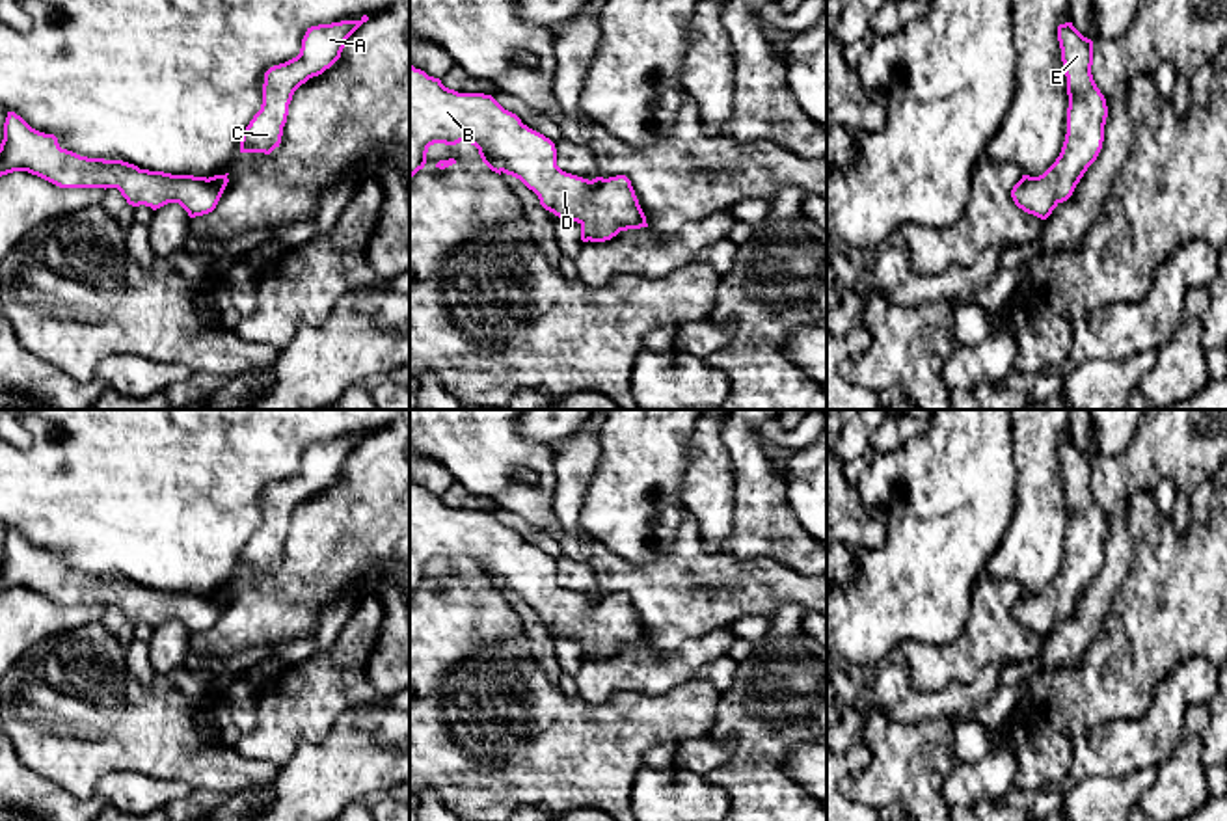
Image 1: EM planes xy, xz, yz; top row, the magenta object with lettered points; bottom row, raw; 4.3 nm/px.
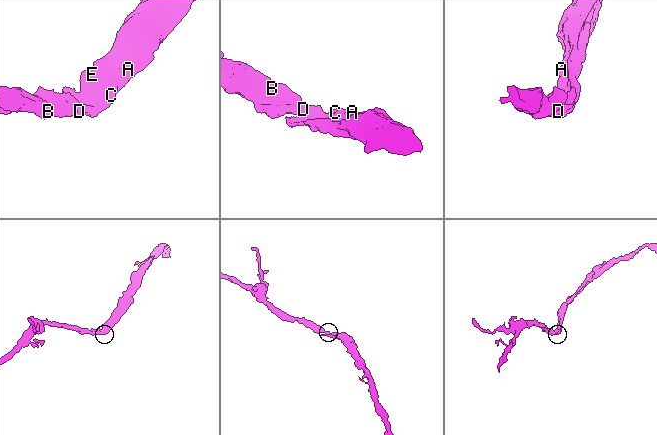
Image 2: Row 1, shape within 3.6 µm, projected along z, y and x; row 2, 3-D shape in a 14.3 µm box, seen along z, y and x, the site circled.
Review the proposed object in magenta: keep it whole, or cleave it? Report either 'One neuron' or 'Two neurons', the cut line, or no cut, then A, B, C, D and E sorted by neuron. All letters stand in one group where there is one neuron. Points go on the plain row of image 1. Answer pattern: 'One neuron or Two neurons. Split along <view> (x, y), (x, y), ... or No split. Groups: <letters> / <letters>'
One neuron. No split. Groups: A B C D E

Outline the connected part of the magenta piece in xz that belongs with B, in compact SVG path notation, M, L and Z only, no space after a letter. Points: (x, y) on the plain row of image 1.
M410 482L410 596L425 585L430 562L460 559L475 562L492 588L519 596L546 627L577 639L583 659L648 644L626 592L588 598L562 588L555 560L492 512L458 510Z

